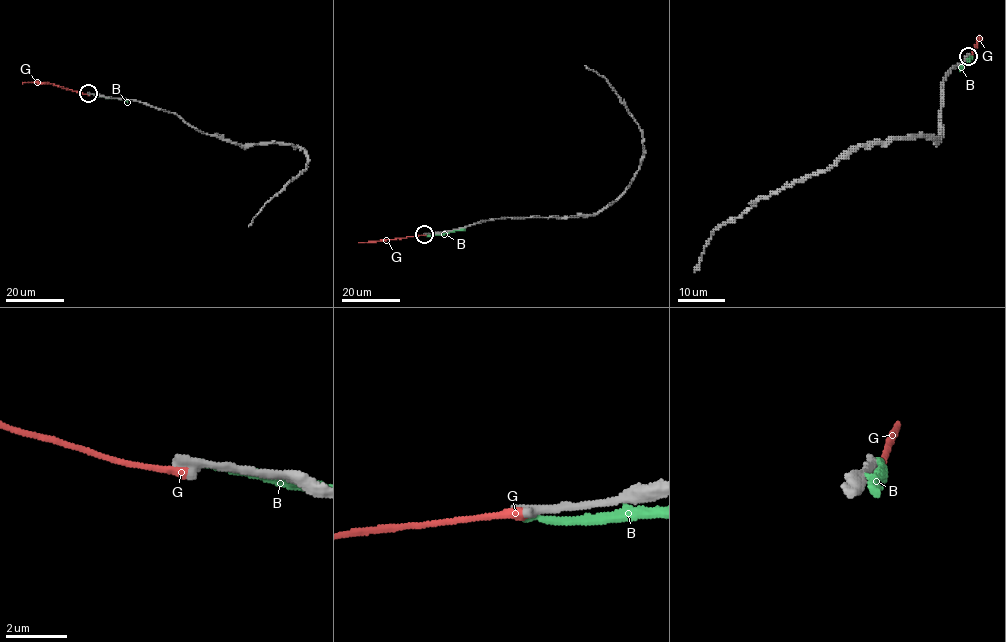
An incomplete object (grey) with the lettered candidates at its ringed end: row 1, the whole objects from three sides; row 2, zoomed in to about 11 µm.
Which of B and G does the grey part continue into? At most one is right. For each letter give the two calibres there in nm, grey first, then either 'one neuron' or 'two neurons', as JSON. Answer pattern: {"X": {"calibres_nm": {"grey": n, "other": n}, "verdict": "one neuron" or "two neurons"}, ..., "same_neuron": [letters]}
{"B": {"calibres_nm": {"grey": 440, "other": 200}, "verdict": "two neurons"}, "G": {"calibres_nm": {"grey": 420, "other": 320}, "verdict": "two neurons"}, "same_neuron": []}

